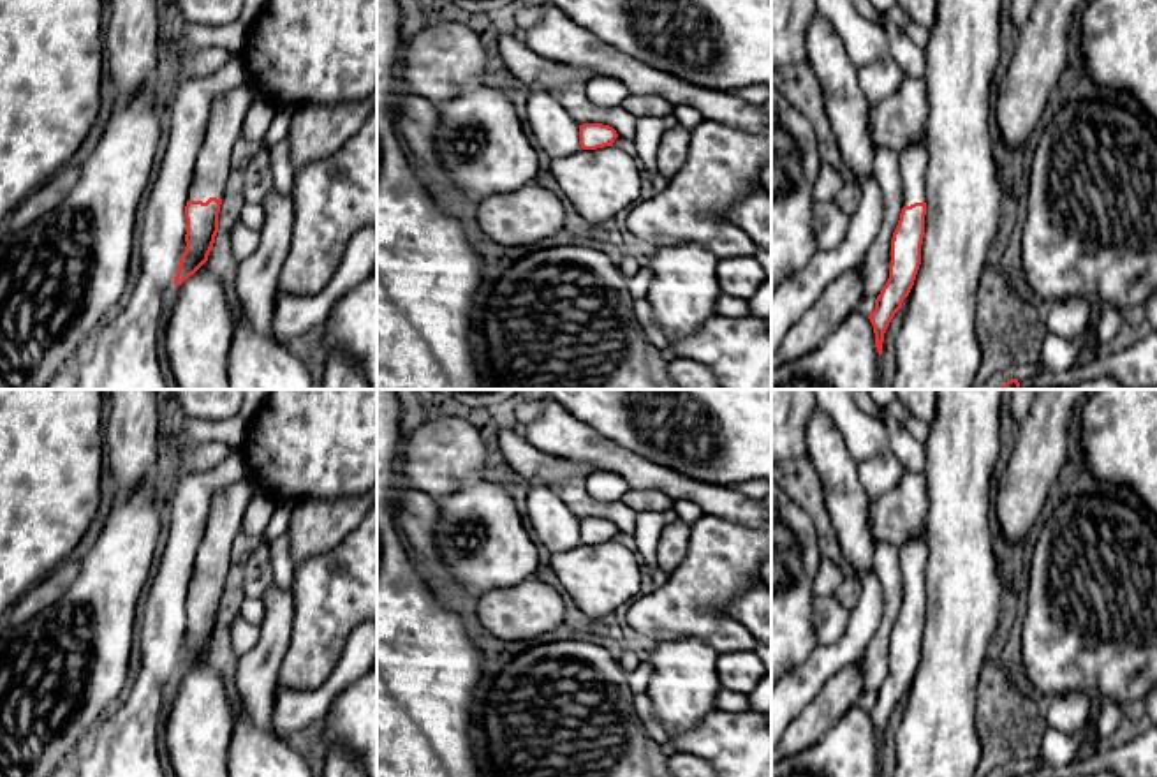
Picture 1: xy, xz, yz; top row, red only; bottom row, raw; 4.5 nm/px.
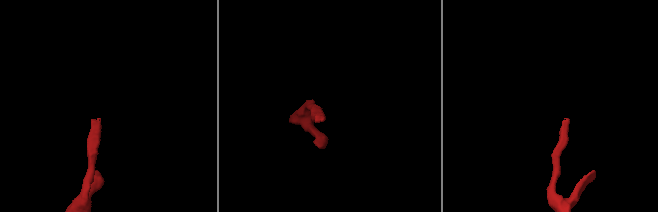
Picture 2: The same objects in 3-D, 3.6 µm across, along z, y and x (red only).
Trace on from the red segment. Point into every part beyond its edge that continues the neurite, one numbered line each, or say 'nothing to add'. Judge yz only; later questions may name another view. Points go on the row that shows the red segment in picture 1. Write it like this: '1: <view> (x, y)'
1: yz (914, 159)

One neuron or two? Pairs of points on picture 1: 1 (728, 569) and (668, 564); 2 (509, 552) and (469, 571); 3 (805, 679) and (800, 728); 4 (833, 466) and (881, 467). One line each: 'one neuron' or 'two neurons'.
1: two neurons
2: one neuron
3: two neurons
4: two neurons

